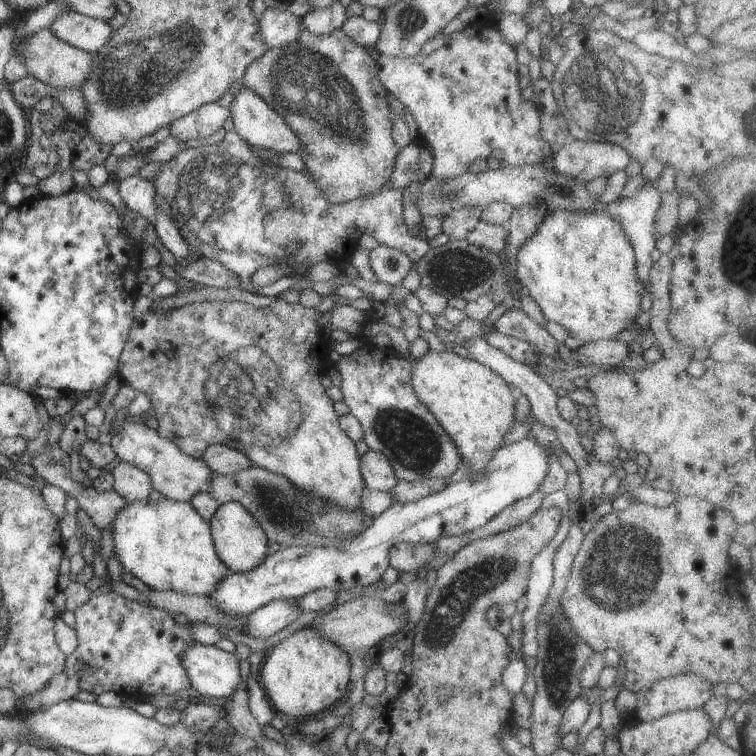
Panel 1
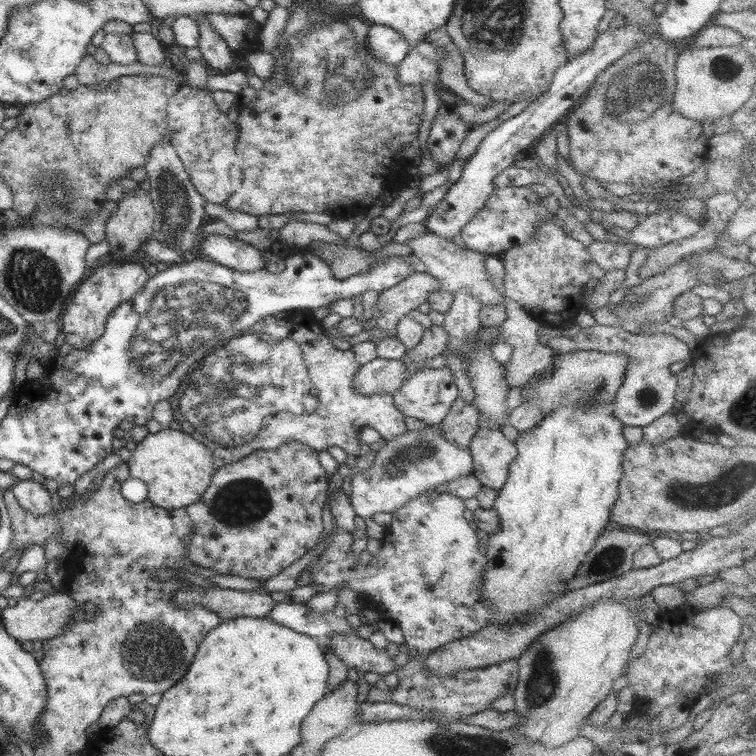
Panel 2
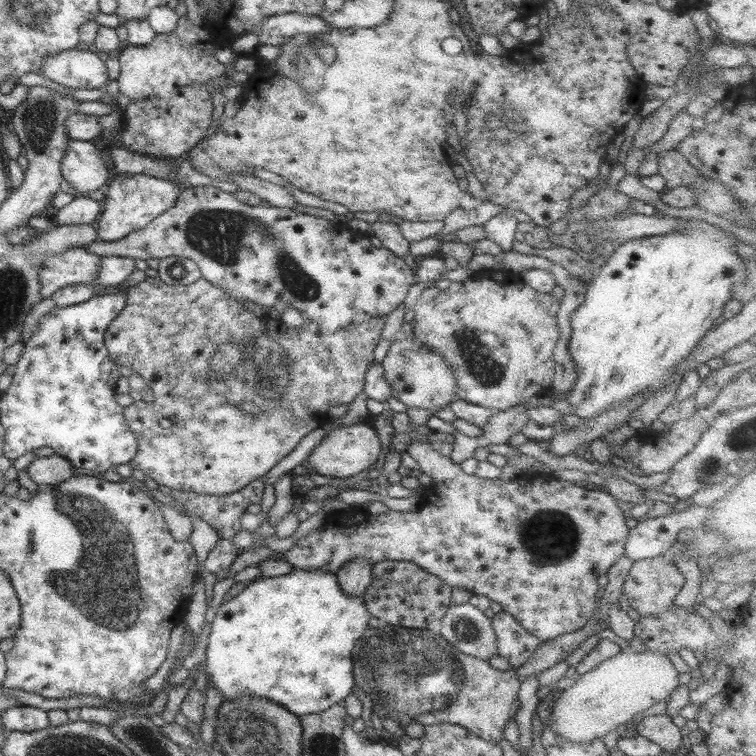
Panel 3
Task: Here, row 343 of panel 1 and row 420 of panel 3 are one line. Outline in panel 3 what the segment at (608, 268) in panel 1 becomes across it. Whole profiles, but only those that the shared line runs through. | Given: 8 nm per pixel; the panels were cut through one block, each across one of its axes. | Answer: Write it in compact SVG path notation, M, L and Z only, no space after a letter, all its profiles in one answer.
M691 219L685 220L689 226L684 231L672 232L662 236L647 236L635 238L618 245L607 253L606 263L600 268L600 272L594 275L594 278L587 286L584 303L580 305L572 313L572 336L568 343L568 352L572 354L572 360L576 360L576 368L578 368L578 379L572 385L572 389L568 392L567 402L572 406L572 414L578 416L581 421L590 421L603 413L606 413L612 404L616 402L626 402L626 400L634 400L634 398L642 398L644 392L652 392L658 384L662 384L674 366L678 366L682 360L696 348L698 342L702 340L707 332L715 326L714 321L720 315L724 304L730 300L732 296L732 286L736 282L742 283L748 276L748 267L746 262L740 258L736 250L736 244L739 241L736 236L724 232L722 229L712 226L703 220Z

